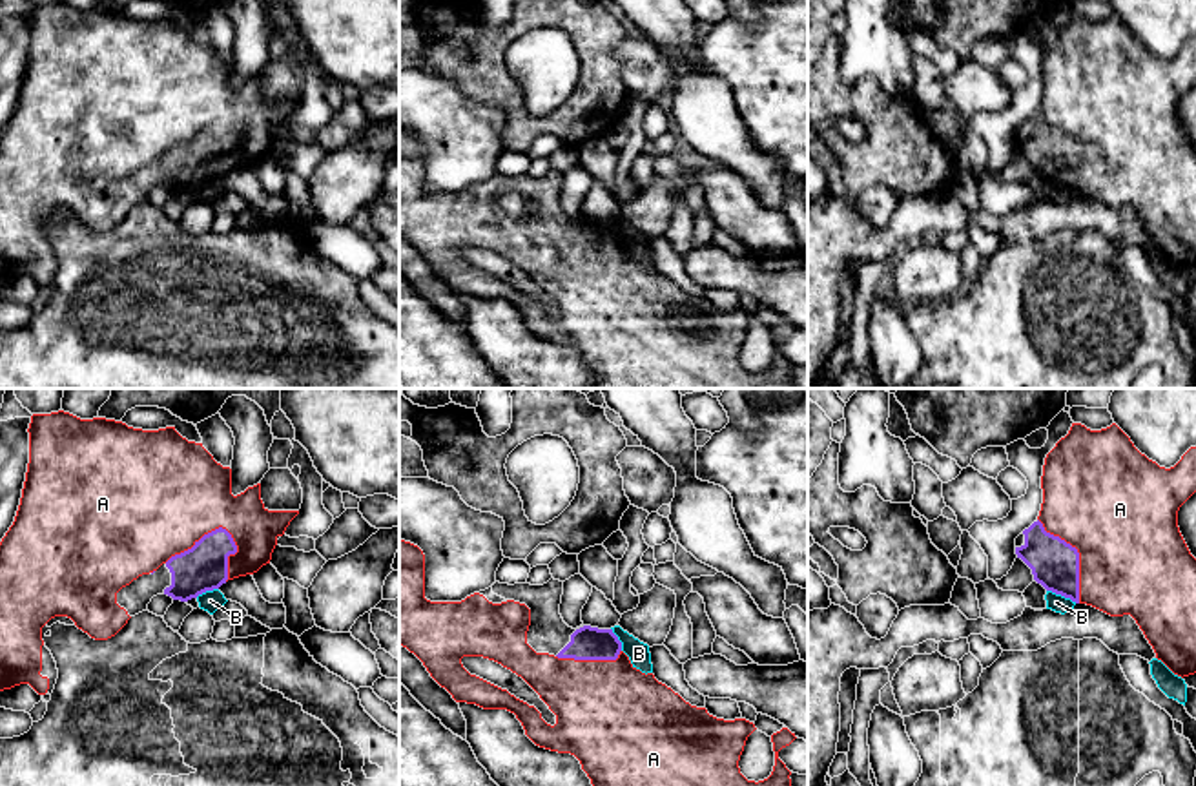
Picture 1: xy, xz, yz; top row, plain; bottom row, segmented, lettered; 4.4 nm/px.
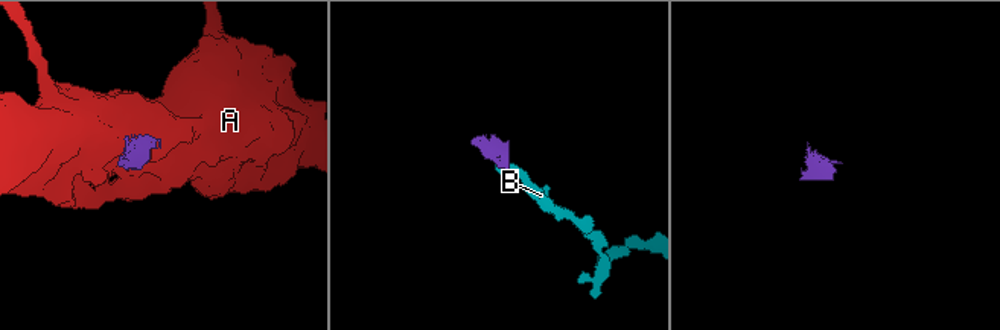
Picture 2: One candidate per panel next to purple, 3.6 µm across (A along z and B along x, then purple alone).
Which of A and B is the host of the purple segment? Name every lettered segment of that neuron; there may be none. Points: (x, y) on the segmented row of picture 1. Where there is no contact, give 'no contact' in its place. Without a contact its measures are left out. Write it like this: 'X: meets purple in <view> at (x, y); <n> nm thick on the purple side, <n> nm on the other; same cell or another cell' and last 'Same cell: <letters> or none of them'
A: meets purple in xy at (205, 535); 200 nm thick on the purple side, 500 nm on the other; same cell
B: meets purple in yz at (1061, 595); 220 nm thick on the purple side, 80 nm on the other; another cell
Same cell: A

